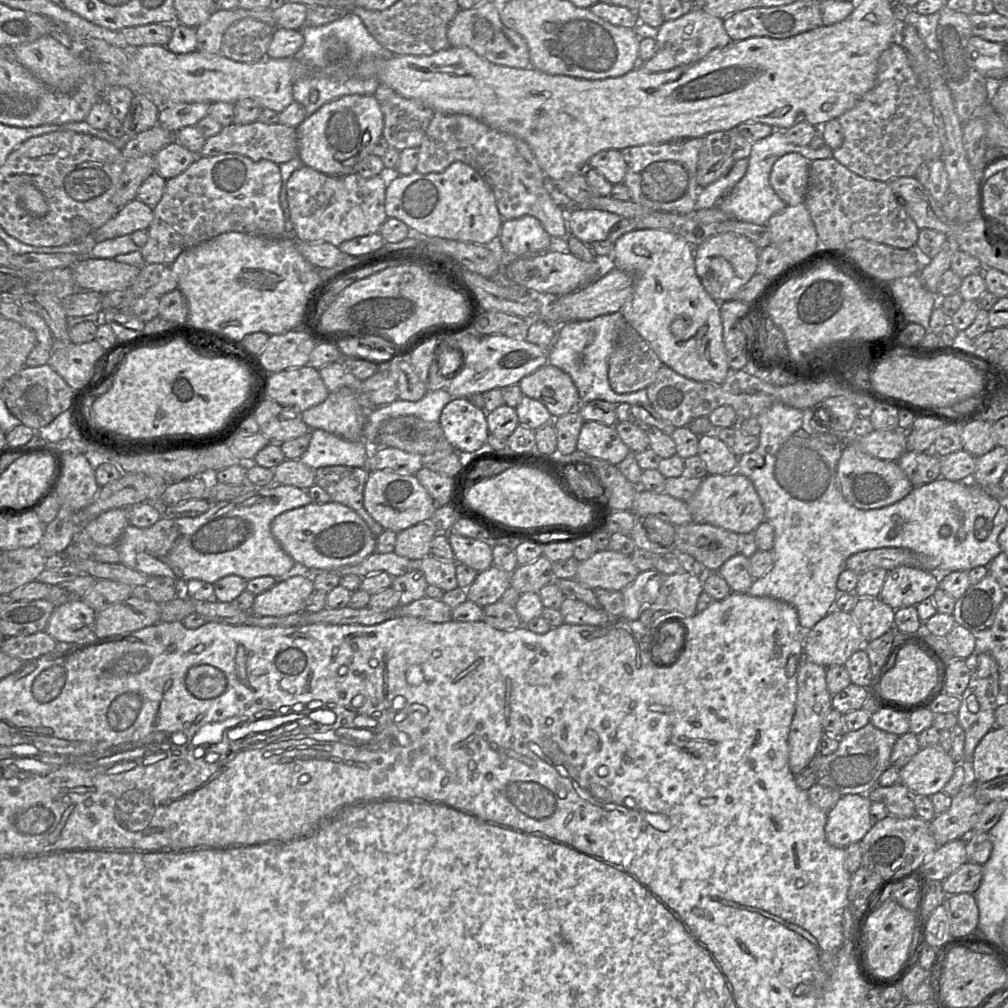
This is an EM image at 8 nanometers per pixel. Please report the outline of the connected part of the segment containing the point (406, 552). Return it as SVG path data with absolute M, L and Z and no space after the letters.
M430 522L409 527L397 534L394 552L411 560L421 560L430 555L431 542L437 533Z

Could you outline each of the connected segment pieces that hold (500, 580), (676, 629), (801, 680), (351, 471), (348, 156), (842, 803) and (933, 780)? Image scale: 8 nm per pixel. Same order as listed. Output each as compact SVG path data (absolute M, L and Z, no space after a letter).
M496 566L478 572L474 582L466 589L467 598L485 607L501 600L505 591L511 586L511 573Z
M668 622L657 632L653 640L652 654L654 655L654 664L657 666L668 666L668 663L675 662L684 645L684 628L677 622Z
M803 657L798 668L796 708L788 736L789 766L795 776L809 767L813 759L818 755L818 745L824 733L823 719L831 709L832 694L826 683L826 668Z
M340 465L320 467L315 470L315 484L329 494L332 502L353 509L377 537L384 529L368 514L363 504L368 472L366 468Z
M346 95L322 105L297 127L298 156L304 166L326 175L357 173L357 165L382 138L384 115L374 95Z
M866 794L842 795L827 813L825 836L828 843L838 848L845 848L852 843L860 842L873 826L870 816L871 803Z
M937 745L921 747L900 769L901 784L917 795L931 796L943 790L956 764L950 754Z

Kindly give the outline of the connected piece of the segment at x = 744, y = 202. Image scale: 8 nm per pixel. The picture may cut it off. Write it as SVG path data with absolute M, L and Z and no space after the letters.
M774 130L766 138L753 142L751 153L748 157L749 163L746 173L716 206L726 213L730 219L766 225L773 215L779 213L787 206L770 184L770 172L773 164L780 157L791 152L799 153L812 162L817 159L833 157L833 151L827 145L819 149L812 149L809 146L793 144L786 138L783 130Z

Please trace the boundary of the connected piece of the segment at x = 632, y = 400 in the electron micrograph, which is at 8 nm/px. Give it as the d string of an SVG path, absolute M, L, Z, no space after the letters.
M621 312L601 315L556 326L543 320L530 320L526 341L548 349L548 364L569 374L578 390L581 403L603 400L612 404L650 404L646 389L618 394L608 381L608 361L620 332L628 325Z

